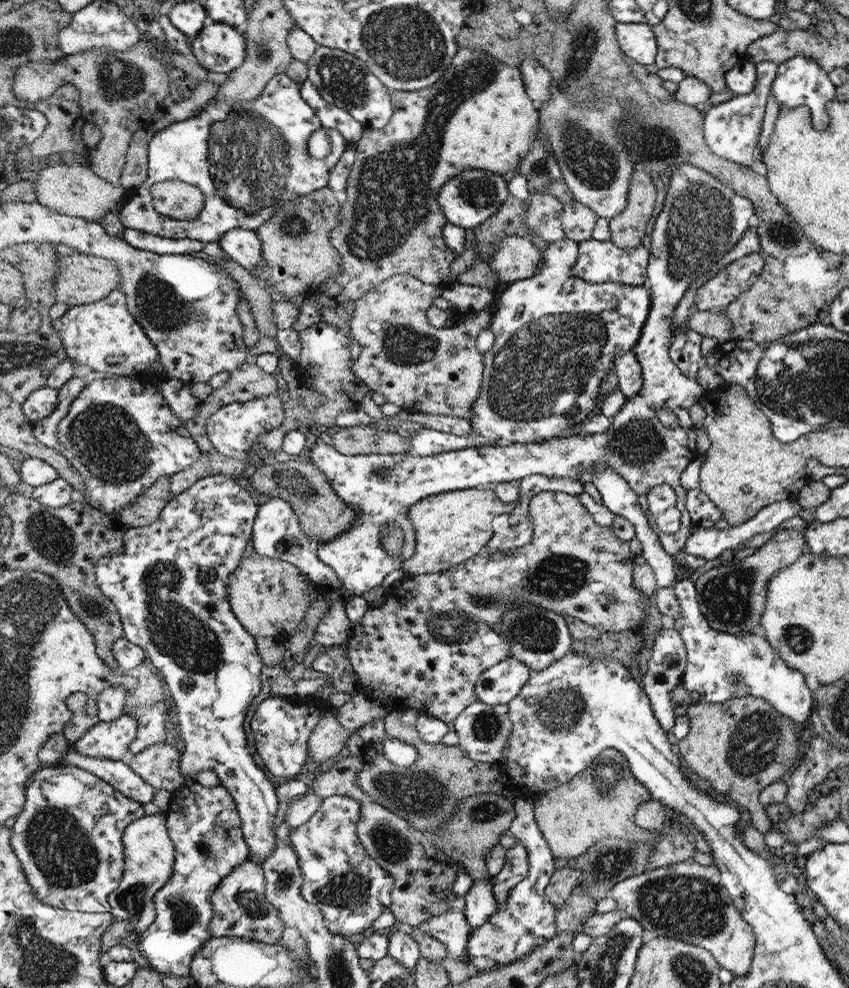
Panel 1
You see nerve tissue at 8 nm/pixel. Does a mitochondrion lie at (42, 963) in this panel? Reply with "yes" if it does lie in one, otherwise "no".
yes

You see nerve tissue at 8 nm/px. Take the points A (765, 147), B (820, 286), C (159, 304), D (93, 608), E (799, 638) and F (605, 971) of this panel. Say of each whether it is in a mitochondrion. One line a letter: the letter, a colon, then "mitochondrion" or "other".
A: other
B: other
C: mitochondrion
D: mitochondrion
E: mitochondrion
F: mitochondrion

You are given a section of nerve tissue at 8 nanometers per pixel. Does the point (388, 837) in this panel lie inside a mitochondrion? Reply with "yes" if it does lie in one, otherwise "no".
yes

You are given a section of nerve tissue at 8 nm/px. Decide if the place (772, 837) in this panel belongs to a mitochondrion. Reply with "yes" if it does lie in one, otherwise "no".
no

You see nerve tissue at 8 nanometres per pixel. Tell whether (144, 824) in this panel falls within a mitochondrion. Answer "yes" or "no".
no

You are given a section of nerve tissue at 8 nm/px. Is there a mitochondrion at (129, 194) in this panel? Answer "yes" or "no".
no

